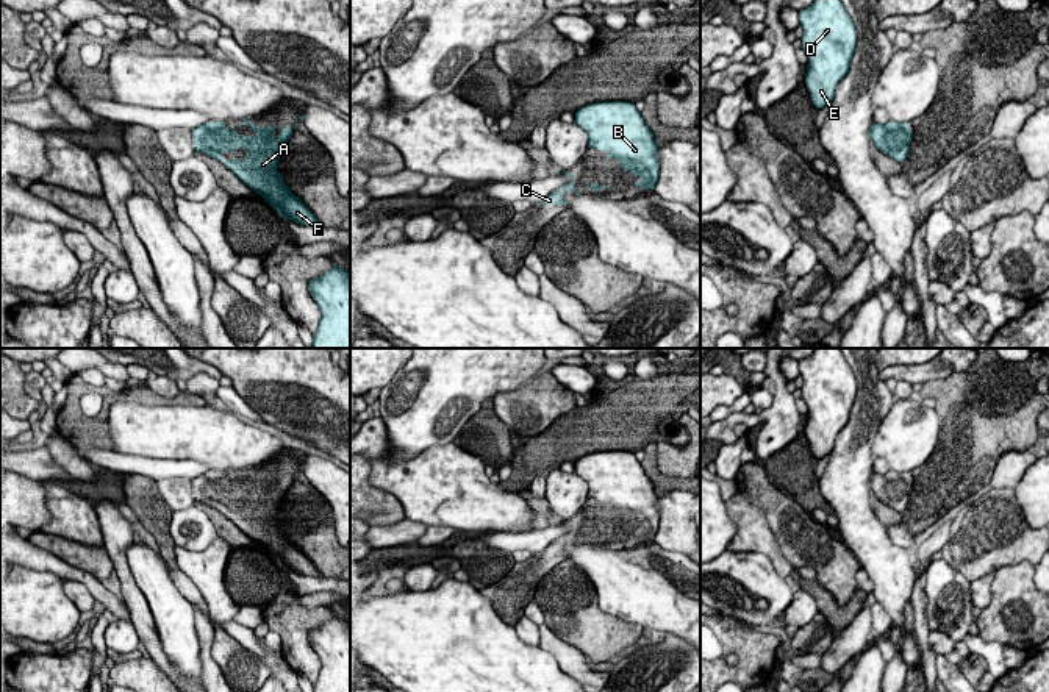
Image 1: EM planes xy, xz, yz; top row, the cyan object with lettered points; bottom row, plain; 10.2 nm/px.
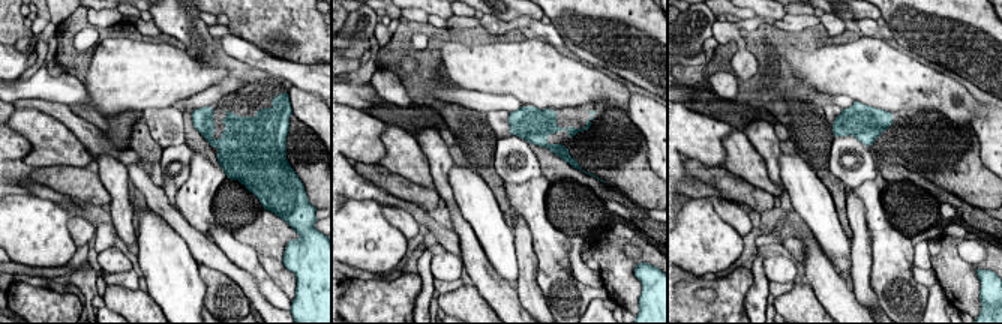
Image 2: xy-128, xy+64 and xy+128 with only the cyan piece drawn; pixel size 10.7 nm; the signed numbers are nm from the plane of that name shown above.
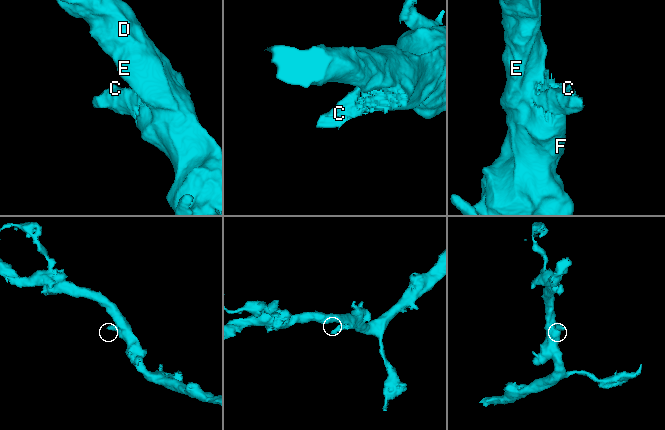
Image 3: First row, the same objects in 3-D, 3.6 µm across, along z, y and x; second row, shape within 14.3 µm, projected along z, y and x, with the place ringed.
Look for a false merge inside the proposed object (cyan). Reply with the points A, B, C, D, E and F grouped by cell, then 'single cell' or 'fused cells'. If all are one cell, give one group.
A B C D E F | single cell

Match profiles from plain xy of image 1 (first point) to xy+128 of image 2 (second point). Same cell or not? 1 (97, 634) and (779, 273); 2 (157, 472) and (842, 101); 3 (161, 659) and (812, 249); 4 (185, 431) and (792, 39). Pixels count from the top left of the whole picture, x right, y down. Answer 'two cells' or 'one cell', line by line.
1: two cells
2: one cell
3: one cell
4: two cells

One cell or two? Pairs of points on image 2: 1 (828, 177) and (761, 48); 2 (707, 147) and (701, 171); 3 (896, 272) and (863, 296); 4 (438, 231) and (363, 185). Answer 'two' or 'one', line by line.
1: one
2: two
3: two
4: one

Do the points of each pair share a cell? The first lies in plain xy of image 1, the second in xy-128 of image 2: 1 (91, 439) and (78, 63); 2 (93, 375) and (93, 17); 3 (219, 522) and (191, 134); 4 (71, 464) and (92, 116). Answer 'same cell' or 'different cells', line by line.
1: same cell
2: same cell
3: same cell
4: same cell

